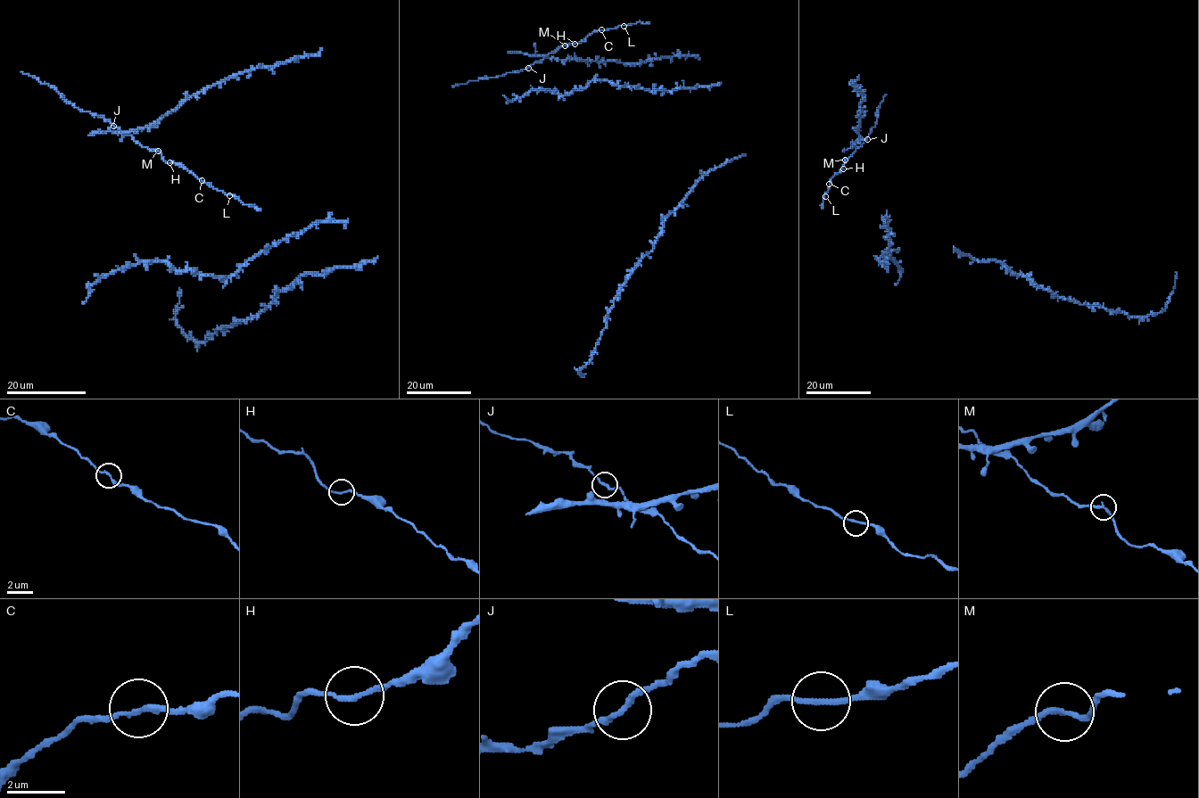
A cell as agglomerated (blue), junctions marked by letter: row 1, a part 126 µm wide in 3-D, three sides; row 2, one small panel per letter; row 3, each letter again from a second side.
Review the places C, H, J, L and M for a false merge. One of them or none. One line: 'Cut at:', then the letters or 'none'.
Cut at: none

